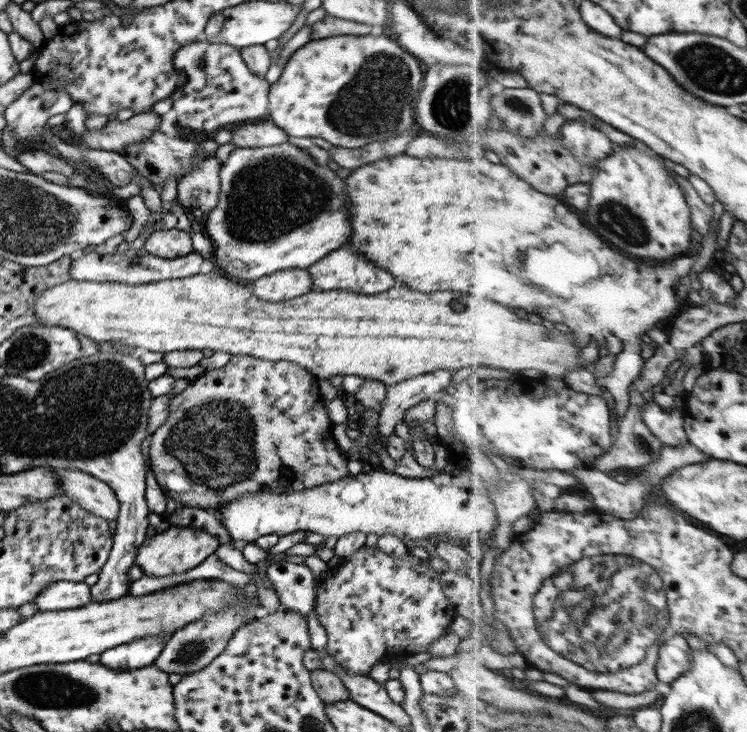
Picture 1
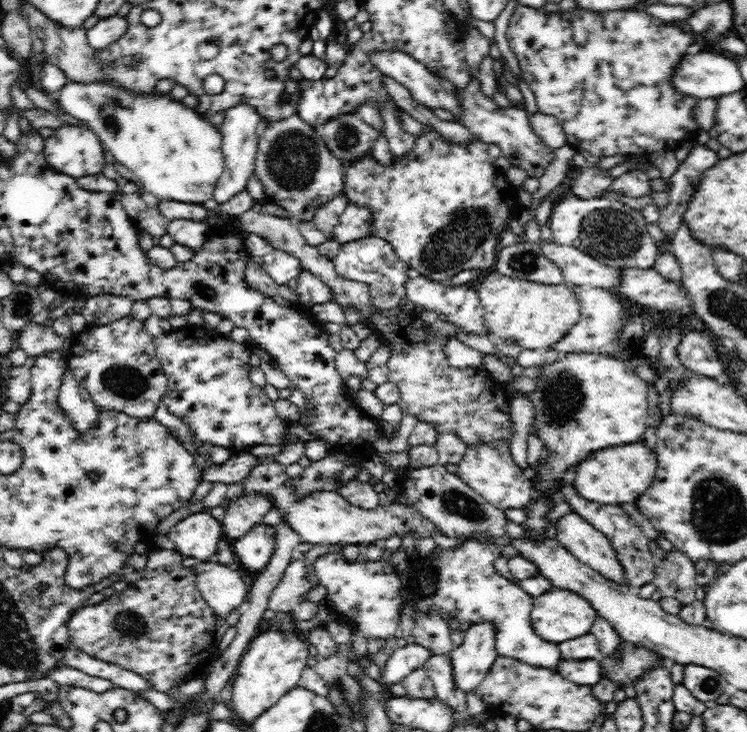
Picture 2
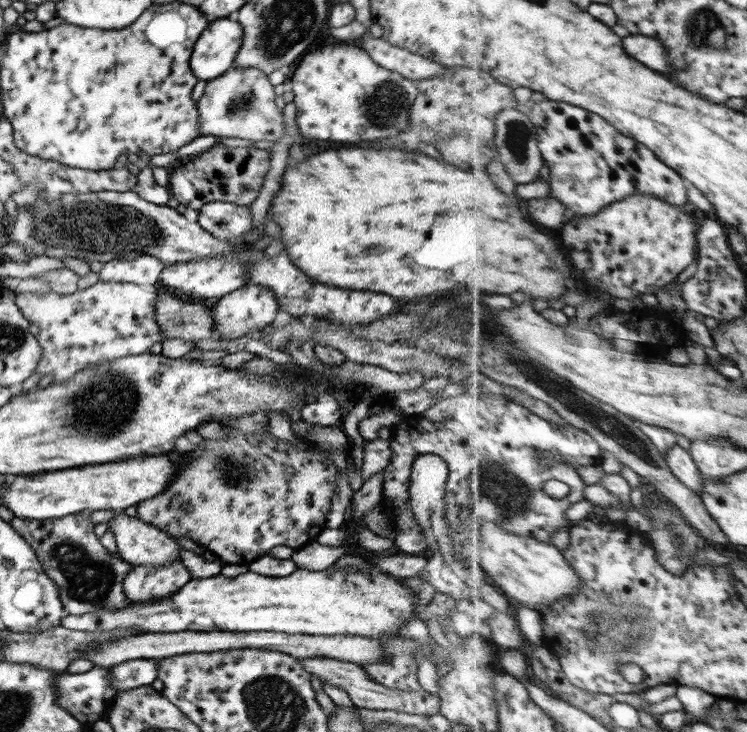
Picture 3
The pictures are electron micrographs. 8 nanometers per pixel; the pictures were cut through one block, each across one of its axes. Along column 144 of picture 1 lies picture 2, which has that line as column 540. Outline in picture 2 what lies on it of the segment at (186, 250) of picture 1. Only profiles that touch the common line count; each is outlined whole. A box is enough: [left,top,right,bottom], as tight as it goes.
[539,240,621,290]

